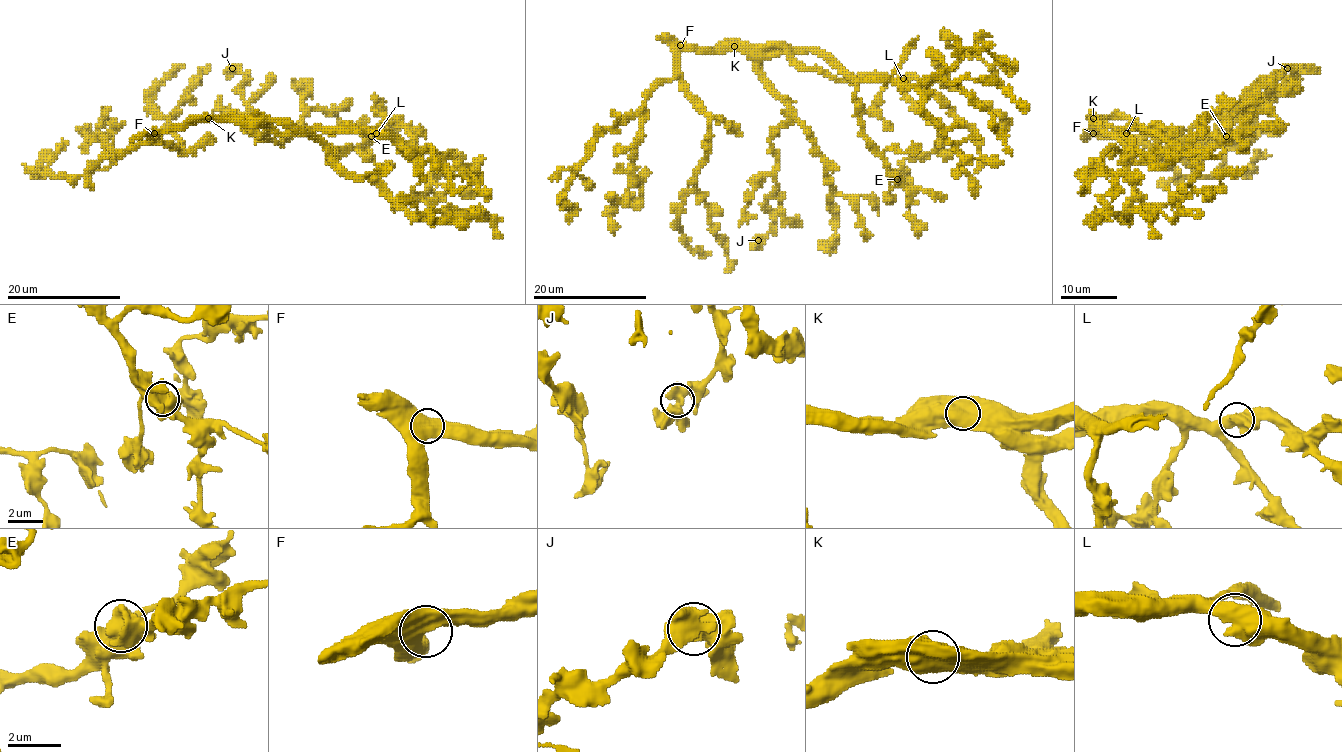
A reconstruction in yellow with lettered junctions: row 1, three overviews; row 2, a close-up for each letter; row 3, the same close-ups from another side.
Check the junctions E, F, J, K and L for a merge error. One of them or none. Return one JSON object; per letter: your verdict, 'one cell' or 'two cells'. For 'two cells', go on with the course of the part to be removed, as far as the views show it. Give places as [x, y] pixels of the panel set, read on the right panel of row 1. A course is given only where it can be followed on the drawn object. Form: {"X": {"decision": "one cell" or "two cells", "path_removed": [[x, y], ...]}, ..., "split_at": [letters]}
{"E": {"decision": "one cell"}, "F": {"decision": "one cell"}, "J": {"decision": "one cell"}, "K": {"decision": "two cells", "path_removed": [[1093, 118], [1116, 133], [1127, 129], [1130, 142], [1131, 153], [1111, 146], [1101, 172], [1144, 177]]}, "L": {"decision": "one cell"}, "split_at": ["K"]}

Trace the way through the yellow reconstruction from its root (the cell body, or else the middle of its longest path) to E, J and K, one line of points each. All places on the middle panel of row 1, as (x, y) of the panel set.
E: (751, 50), (821, 51), (828, 57), (857, 85), (855, 102), (863, 136), (897, 179)
J: (751, 50), (761, 80), (788, 111), (771, 141), (777, 156), (775, 190), (767, 200), (772, 227), (758, 240)
K: (751, 50), (738, 50), (734, 45)

